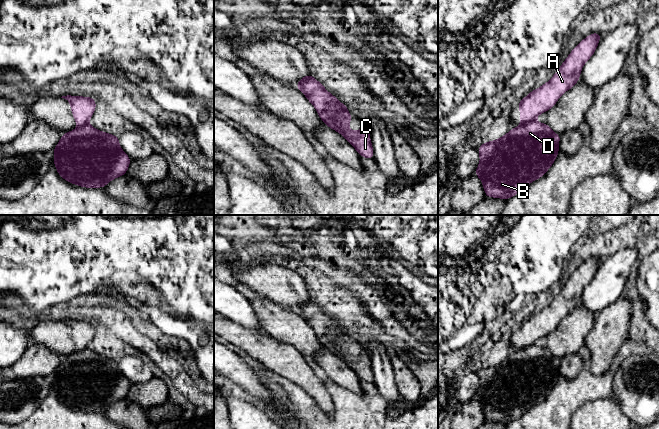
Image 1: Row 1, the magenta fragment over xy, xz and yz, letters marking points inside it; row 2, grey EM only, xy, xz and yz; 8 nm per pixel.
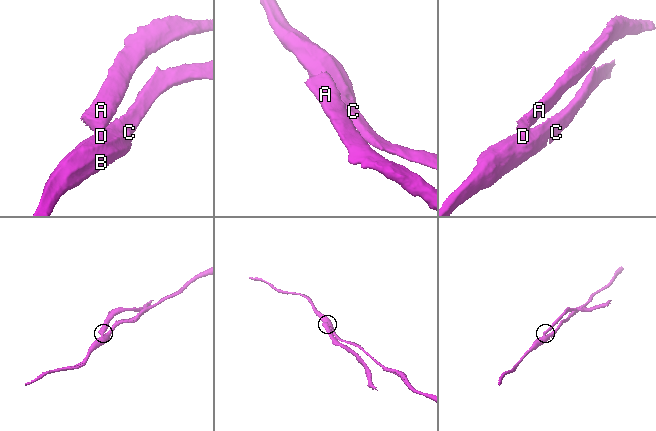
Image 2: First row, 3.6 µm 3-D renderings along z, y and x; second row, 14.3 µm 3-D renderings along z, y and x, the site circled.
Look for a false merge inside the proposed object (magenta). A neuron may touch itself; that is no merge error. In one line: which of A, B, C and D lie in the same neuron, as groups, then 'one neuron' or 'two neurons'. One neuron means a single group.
A / B C D; two neurons

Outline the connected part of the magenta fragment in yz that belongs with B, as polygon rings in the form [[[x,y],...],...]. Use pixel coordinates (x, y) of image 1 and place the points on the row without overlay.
[[[532,345],[512,352],[494,365],[485,365],[477,372],[480,387],[474,396],[482,405],[485,421],[508,424],[543,401],[557,382],[560,362],[547,347]]]

